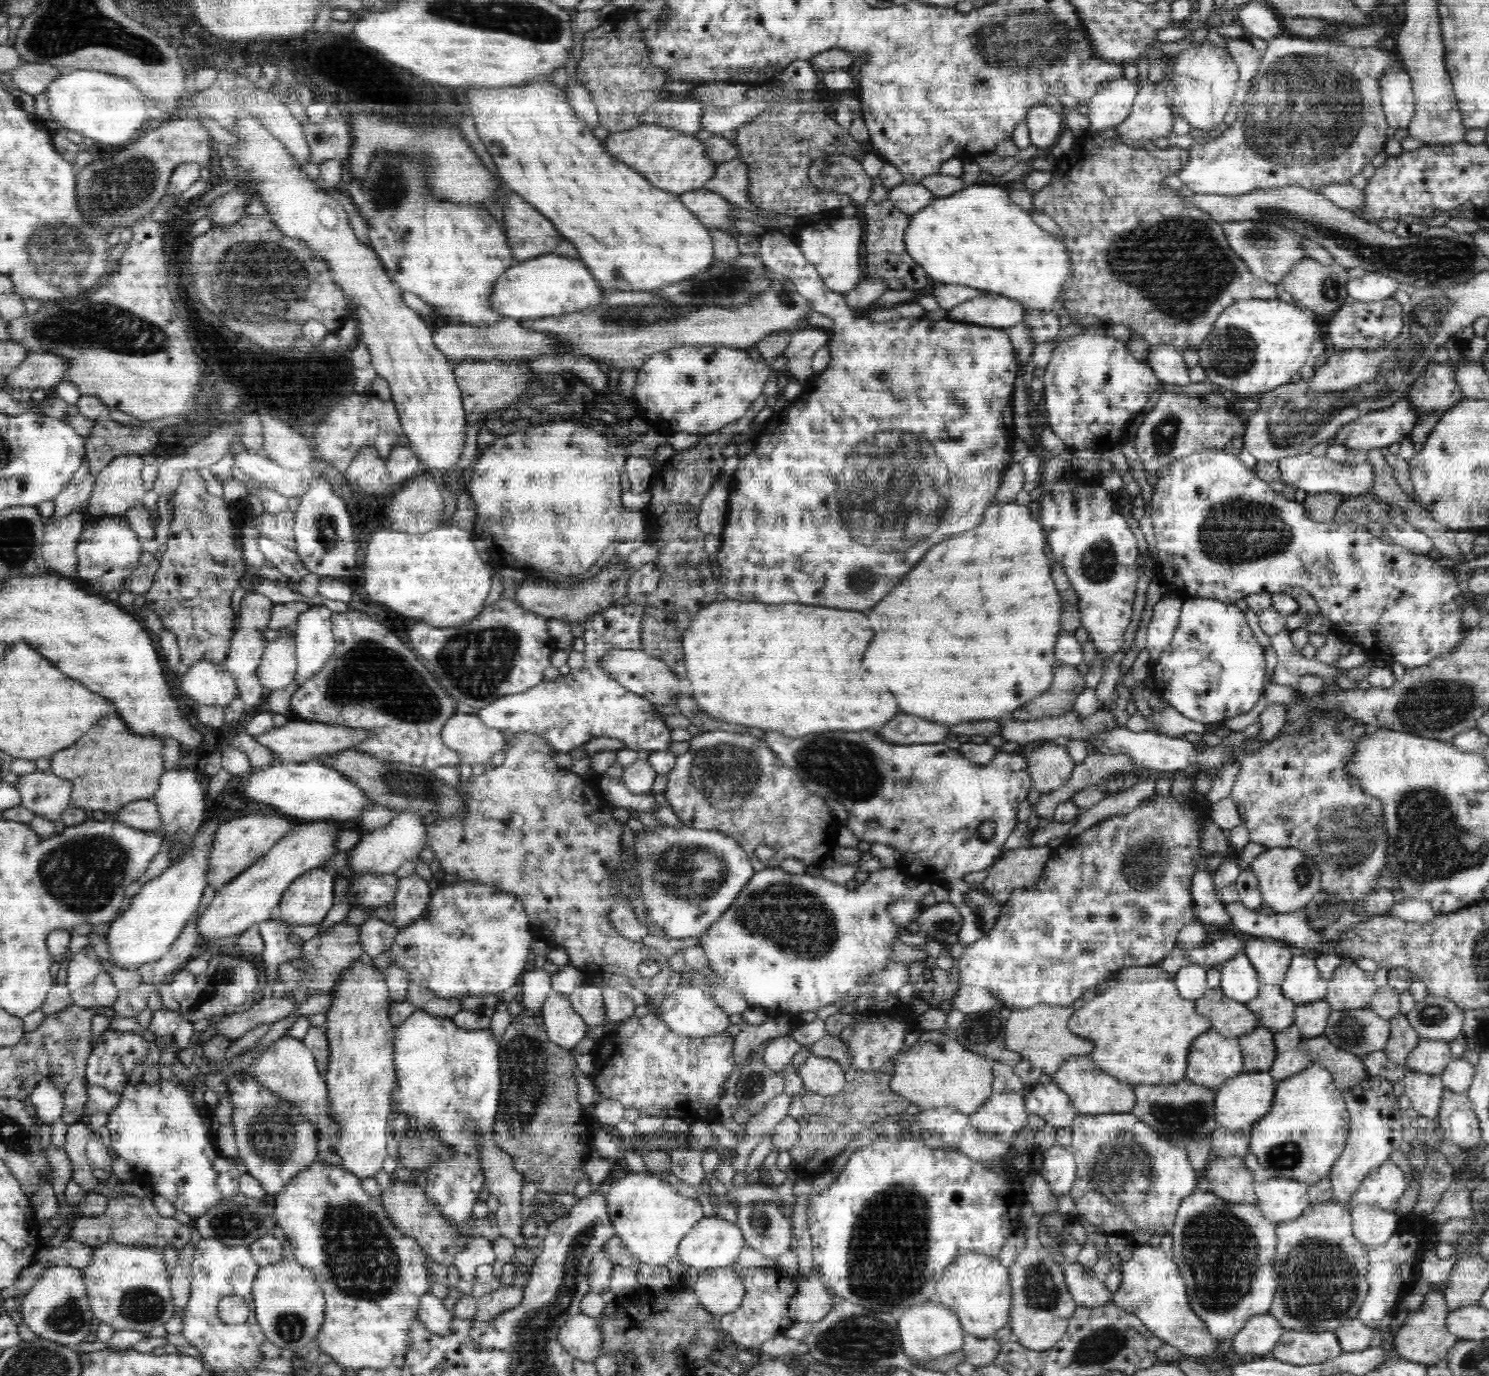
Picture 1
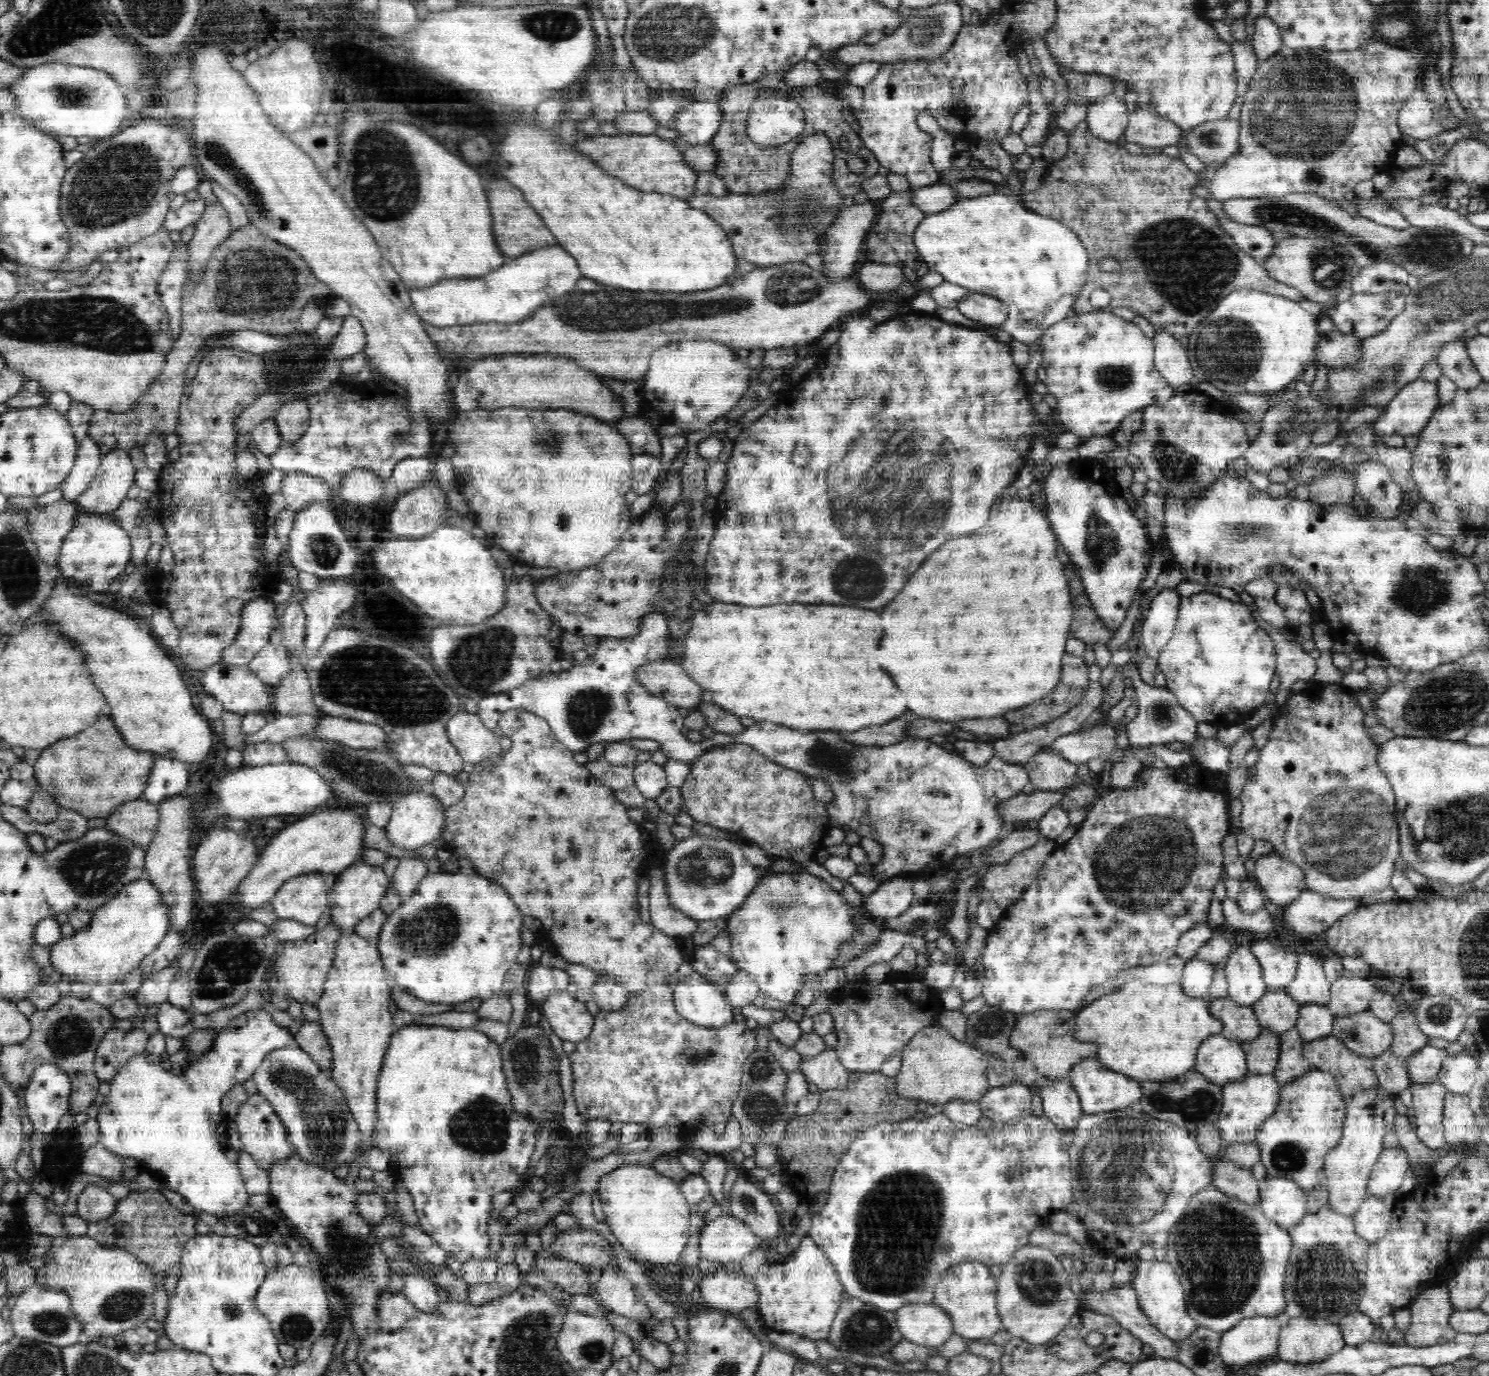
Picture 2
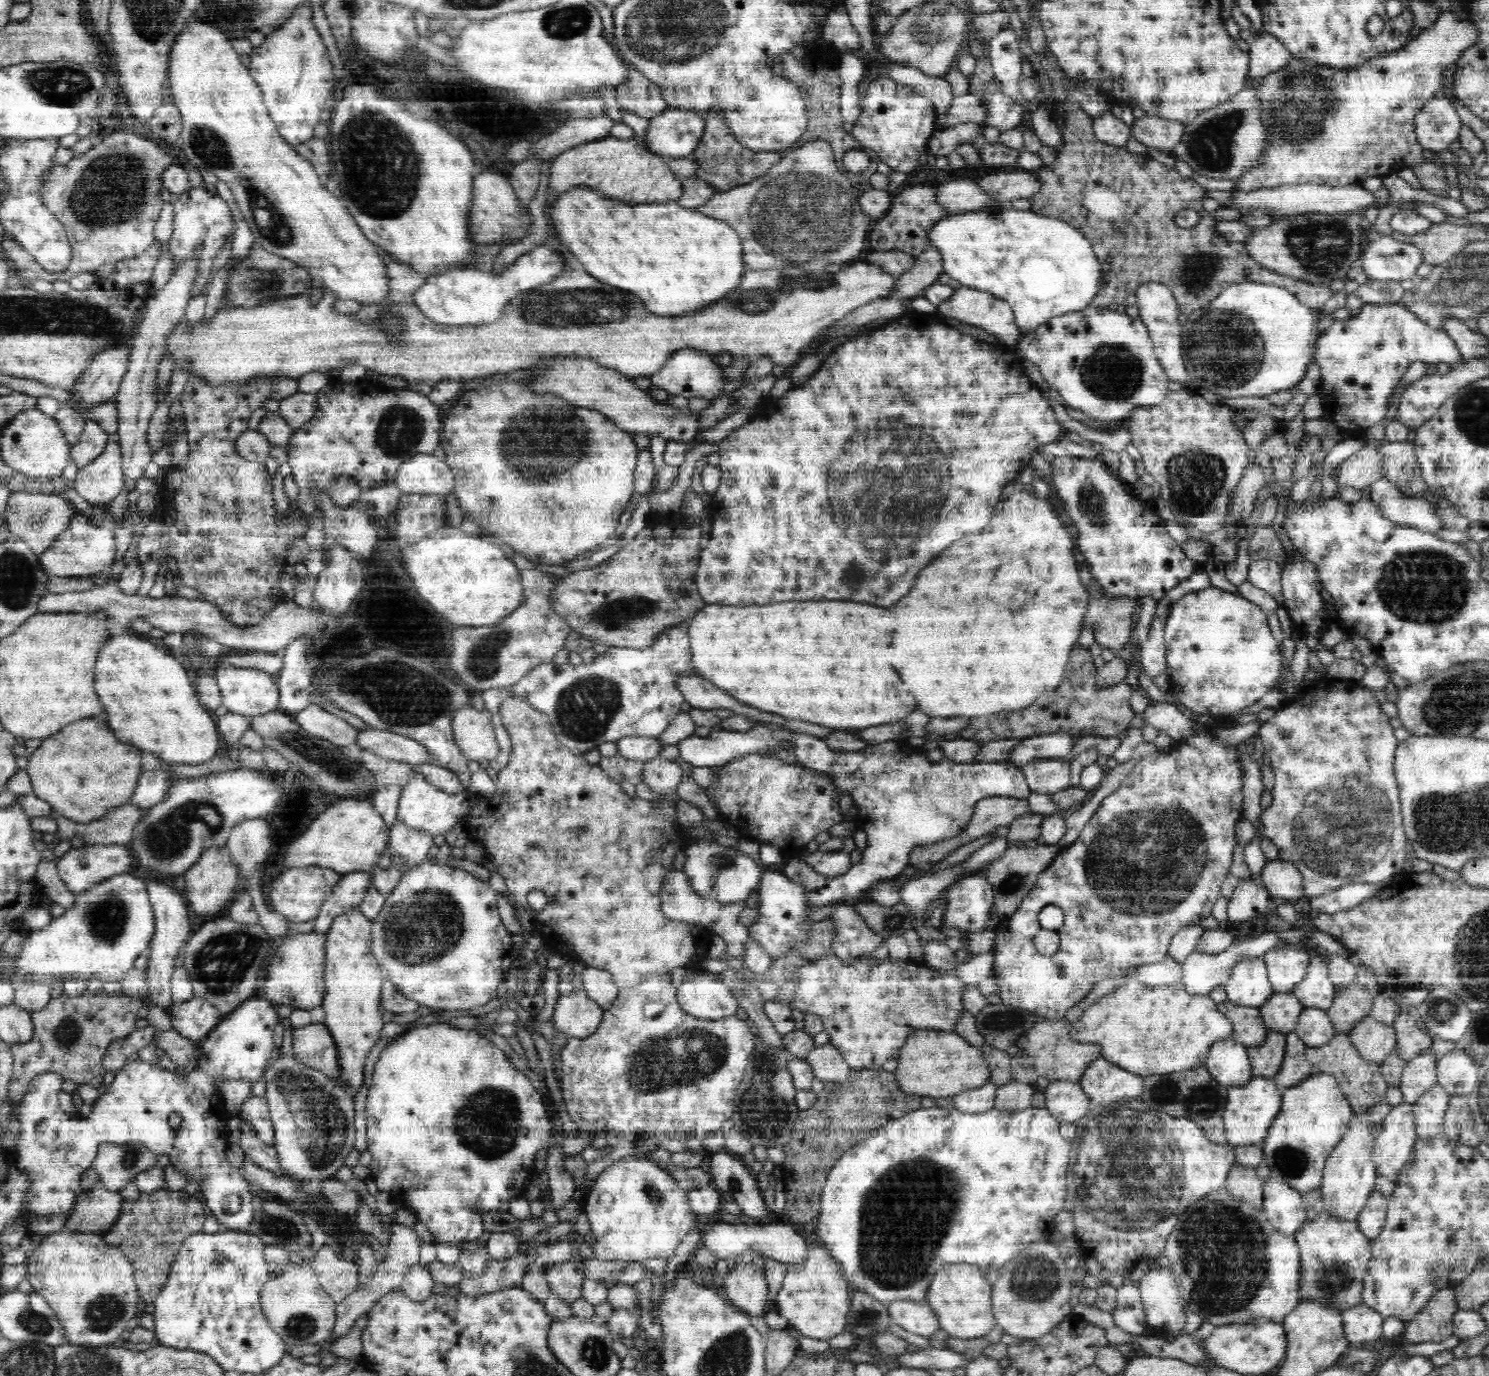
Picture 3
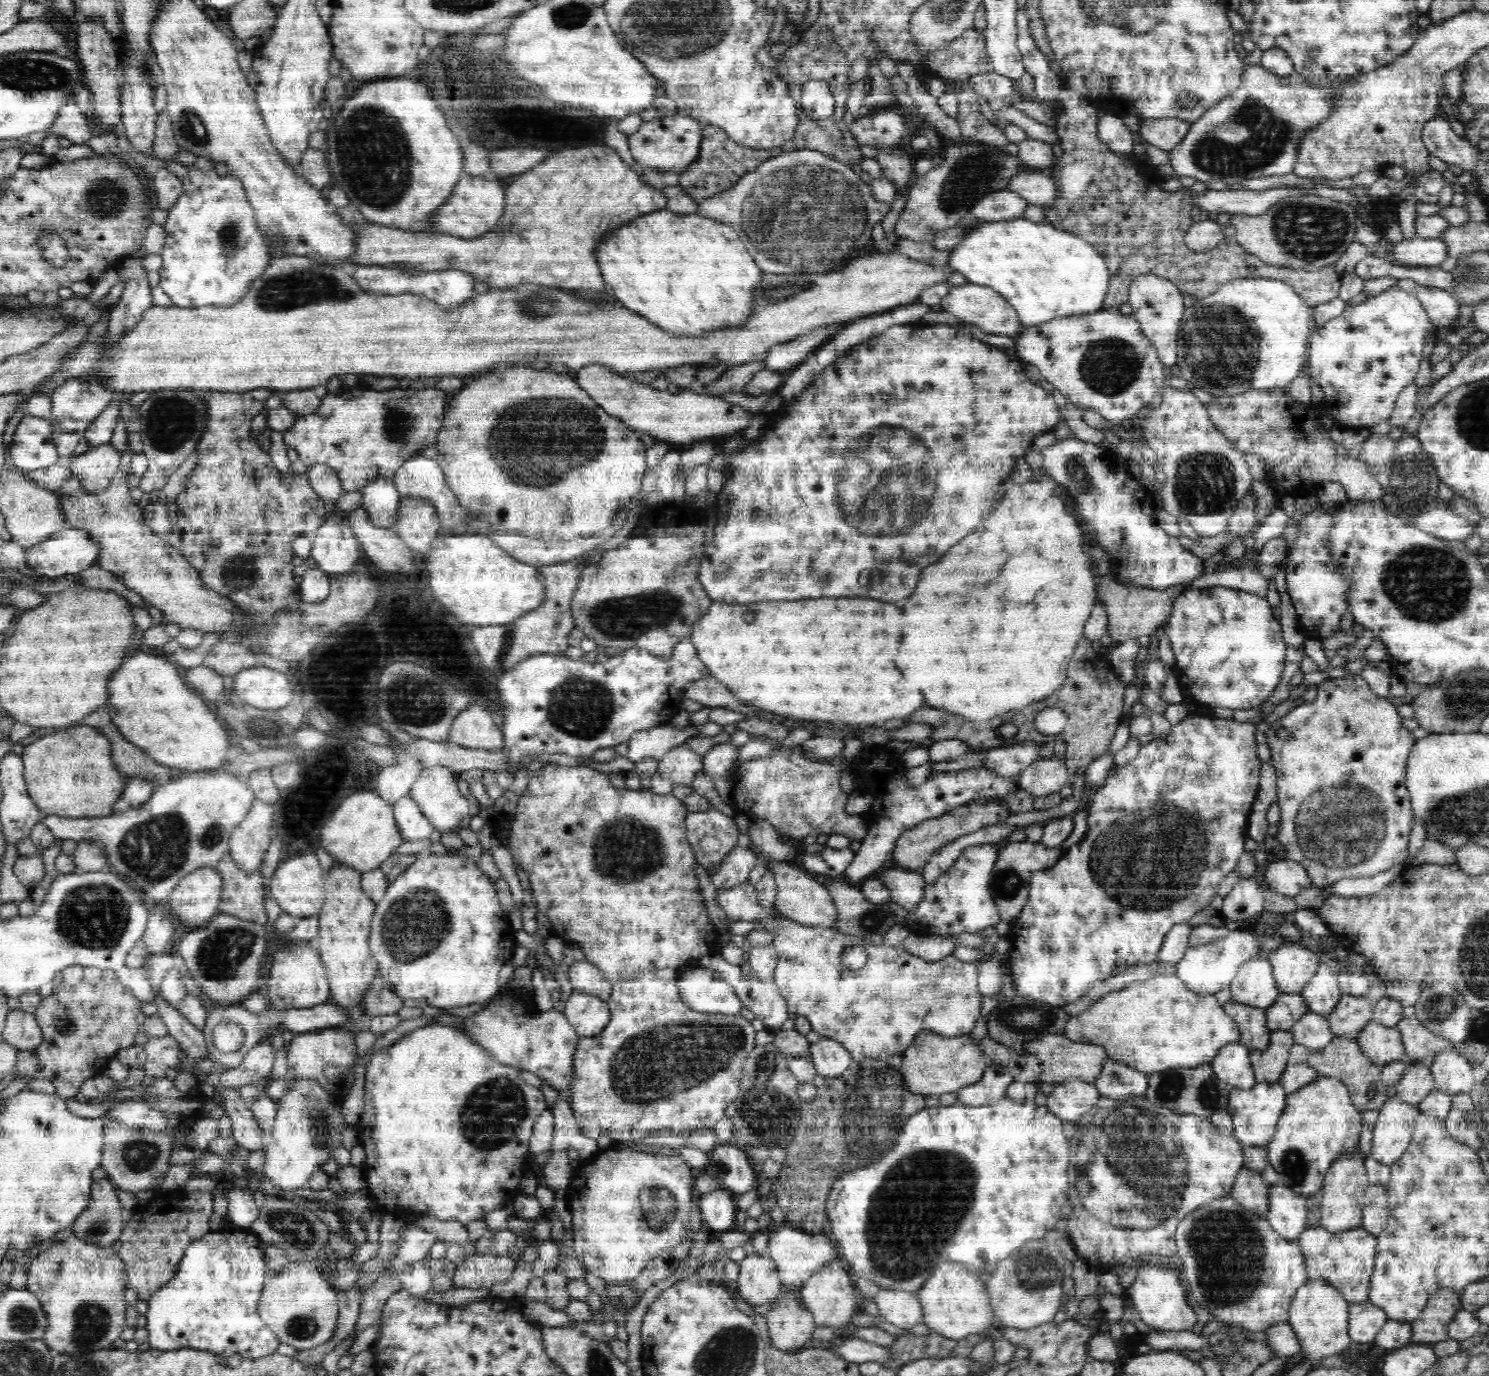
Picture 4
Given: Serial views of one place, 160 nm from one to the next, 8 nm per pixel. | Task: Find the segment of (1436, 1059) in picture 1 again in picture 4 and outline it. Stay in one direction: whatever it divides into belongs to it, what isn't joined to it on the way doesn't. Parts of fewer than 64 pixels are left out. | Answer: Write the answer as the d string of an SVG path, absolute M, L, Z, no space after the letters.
M1408 1063L1400 1080L1394 1084L1396 1097L1407 1104L1417 1106L1430 1093L1436 1090L1430 1067Z

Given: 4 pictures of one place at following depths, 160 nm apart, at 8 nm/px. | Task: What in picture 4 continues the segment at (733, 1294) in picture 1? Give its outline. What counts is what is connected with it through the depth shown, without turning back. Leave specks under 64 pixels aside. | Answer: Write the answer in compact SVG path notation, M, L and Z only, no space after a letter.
M753 1254L746 1256L740 1263L740 1272L737 1281L732 1283L734 1294L742 1298L752 1307L766 1304L781 1296L781 1276L779 1275L777 1264L768 1254Z

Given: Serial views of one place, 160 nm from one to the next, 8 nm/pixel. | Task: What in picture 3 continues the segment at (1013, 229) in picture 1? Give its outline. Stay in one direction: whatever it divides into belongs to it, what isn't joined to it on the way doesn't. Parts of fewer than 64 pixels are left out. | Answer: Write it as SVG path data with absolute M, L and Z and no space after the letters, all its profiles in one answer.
M1010 205L950 215L930 230L929 241L943 258L943 273L962 286L986 290L1005 300L1013 308L1022 333L1056 316L1088 307L1097 294L1105 269L1082 232L1064 221L1031 210L1017 210Z

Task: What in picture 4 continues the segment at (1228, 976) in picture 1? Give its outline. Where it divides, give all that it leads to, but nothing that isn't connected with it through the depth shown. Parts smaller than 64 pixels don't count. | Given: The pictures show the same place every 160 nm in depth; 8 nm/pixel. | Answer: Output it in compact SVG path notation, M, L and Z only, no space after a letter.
M1256 957L1242 964L1229 986L1231 1001L1267 1009L1281 996L1267 958Z

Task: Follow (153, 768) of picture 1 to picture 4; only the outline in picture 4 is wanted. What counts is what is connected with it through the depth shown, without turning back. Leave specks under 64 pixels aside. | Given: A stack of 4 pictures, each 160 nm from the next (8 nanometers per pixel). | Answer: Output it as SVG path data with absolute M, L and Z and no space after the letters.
M90 726L68 728L40 737L24 747L22 758L28 794L44 815L73 819L110 816L114 813L114 804L122 796L126 778L130 778L120 774L112 764L108 738Z

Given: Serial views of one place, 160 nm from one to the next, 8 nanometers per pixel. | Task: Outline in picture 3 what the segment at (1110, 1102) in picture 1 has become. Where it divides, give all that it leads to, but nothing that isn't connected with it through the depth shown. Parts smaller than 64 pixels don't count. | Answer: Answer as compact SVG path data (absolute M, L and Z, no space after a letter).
M1102 1056L1085 1068L1084 1075L1078 1083L1094 1105L1108 1104L1124 1098L1136 1098L1144 1092L1144 1082L1140 1076L1110 1064Z

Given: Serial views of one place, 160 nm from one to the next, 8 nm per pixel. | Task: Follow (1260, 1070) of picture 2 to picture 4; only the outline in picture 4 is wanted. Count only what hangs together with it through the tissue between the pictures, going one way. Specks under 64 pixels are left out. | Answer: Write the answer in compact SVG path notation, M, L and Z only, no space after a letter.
M1272 1031L1269 1046L1264 1050L1252 1050L1250 1062L1257 1082L1278 1082L1286 1070L1290 1050L1294 1044L1289 1031Z

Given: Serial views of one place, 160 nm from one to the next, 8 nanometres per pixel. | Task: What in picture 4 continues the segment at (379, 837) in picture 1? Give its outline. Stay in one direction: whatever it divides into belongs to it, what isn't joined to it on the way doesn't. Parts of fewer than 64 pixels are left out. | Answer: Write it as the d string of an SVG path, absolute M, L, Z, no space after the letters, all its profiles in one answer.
M442 765L423 768L407 794L420 807L430 824L441 833L456 831L460 822L473 814L471 803L458 792L454 782L456 782L456 774L452 768Z

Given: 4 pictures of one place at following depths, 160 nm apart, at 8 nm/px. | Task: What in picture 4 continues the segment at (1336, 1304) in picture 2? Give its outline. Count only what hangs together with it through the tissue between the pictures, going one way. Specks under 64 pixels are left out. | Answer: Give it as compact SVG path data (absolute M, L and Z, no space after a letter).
M1321 1224L1308 1226L1298 1239L1305 1256L1308 1279L1323 1278L1334 1288L1340 1289L1342 1296L1350 1304L1369 1300L1371 1274L1377 1255L1377 1237L1361 1226L1350 1231L1332 1234Z

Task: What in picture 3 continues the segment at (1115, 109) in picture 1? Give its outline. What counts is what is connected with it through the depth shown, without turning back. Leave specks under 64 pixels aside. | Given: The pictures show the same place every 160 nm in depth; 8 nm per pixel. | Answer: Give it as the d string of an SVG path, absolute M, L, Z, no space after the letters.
M1110 109L1093 117L1093 130L1098 141L1112 147L1125 147L1132 137L1131 126L1117 118Z

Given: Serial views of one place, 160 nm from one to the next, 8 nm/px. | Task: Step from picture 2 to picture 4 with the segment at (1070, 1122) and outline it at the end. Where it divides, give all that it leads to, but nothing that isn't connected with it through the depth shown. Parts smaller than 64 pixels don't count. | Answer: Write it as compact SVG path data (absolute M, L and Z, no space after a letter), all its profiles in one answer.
M1070 1078L1054 1088L1045 1106L1059 1119L1075 1123L1084 1119L1092 1107L1096 1107L1101 1096L1094 1083Z

